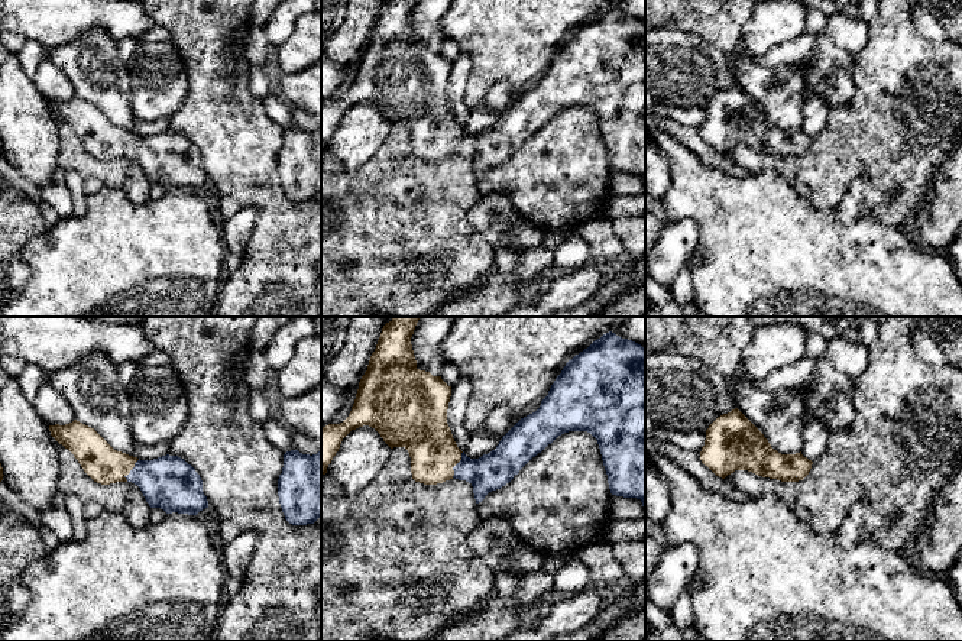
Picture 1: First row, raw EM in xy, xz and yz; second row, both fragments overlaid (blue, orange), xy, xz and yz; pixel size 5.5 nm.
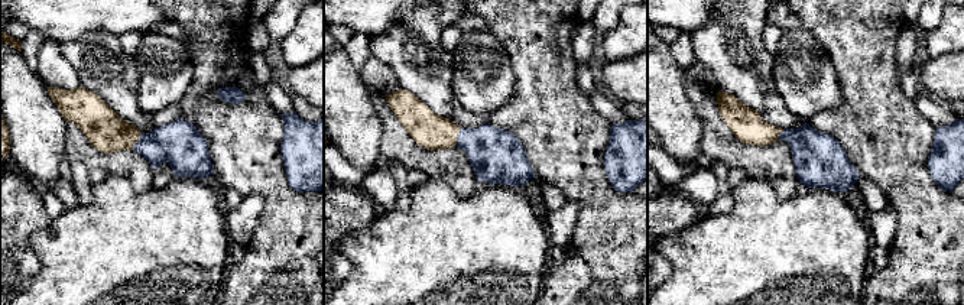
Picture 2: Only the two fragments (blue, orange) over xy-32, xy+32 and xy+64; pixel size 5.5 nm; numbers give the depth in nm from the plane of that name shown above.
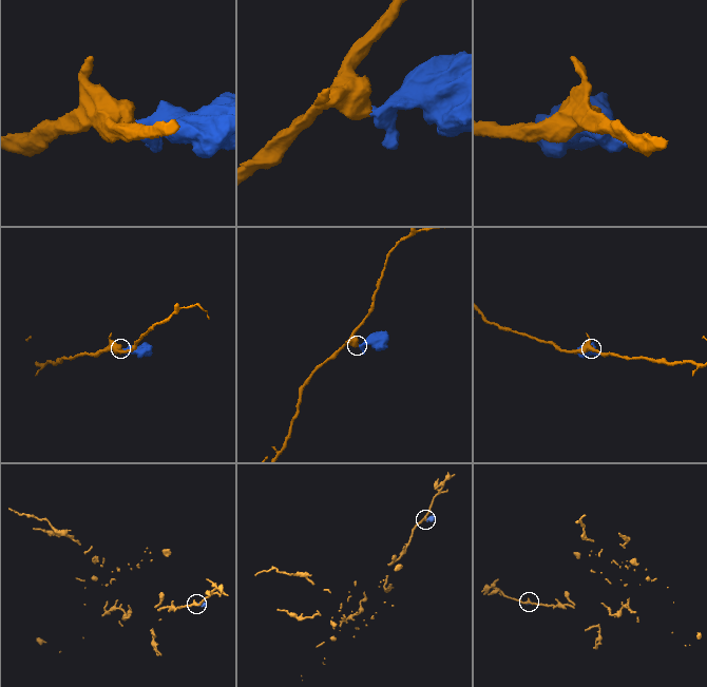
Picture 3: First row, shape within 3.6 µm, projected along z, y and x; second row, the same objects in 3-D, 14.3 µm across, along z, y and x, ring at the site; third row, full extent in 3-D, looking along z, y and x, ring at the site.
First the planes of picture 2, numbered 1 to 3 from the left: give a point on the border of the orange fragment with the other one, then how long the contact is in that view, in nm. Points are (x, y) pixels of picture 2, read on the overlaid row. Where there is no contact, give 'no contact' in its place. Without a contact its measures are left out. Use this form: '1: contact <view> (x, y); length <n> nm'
1: contact xy-32 (138, 140); length 120 nm
2: contact xy+32 (457, 136); length 110 nm
3: contact xy+64 (779, 133); length 70 nm

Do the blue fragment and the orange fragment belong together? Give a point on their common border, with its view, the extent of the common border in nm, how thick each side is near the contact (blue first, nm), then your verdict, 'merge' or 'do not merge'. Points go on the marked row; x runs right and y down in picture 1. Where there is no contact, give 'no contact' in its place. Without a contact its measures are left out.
meets blue in xz at (456, 465); contact 160 nm long; 200 nm thick on the blue side, 280 nm on the other; merge

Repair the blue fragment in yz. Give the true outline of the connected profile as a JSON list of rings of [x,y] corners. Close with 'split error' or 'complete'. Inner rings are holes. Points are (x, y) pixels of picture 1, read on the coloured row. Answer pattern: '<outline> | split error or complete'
[[[738,408],[709,425],[700,460],[722,479],[735,470],[748,470],[781,482],[803,480],[813,464],[801,451],[781,454],[774,450]]] | split error

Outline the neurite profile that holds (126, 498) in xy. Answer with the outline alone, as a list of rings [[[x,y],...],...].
[[[54,437],[59,453],[58,491],[65,495],[78,496],[82,502],[97,502],[106,511],[119,512],[126,517],[133,528],[150,524],[150,506],[140,488],[132,482],[116,482],[101,485],[94,482],[81,467],[74,454],[59,444]]]

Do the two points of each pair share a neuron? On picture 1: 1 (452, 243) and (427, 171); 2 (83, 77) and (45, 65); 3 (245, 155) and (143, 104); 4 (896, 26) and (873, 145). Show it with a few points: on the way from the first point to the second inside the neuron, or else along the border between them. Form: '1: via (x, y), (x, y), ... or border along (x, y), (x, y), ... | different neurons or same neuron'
1: via (434, 226), (427, 219), (427, 188) | same neuron
2: border along (47, 51), (51, 61), (68, 78), (75, 94) | different neurons
3: border along (187, 87), (184, 103), (171, 119) | different neurons
4: via (894, 55), (894, 74), (880, 88), (880, 116) | same neuron

